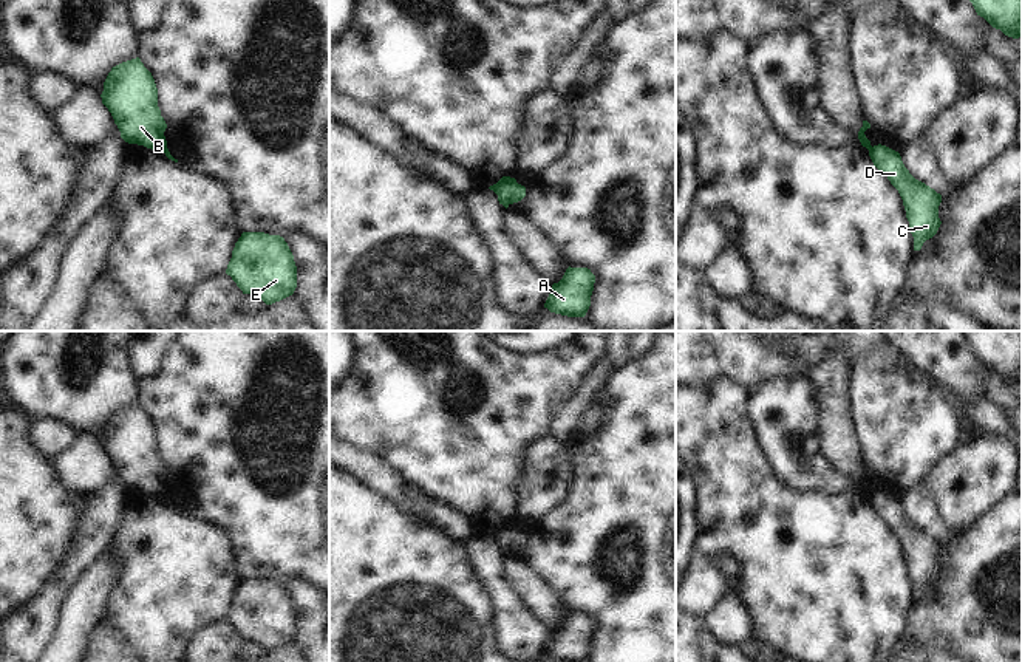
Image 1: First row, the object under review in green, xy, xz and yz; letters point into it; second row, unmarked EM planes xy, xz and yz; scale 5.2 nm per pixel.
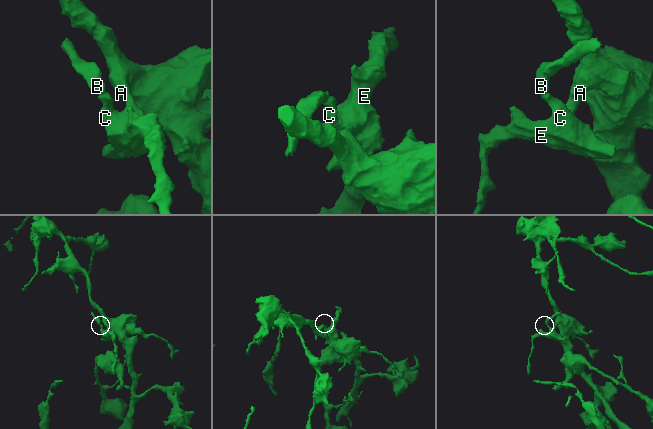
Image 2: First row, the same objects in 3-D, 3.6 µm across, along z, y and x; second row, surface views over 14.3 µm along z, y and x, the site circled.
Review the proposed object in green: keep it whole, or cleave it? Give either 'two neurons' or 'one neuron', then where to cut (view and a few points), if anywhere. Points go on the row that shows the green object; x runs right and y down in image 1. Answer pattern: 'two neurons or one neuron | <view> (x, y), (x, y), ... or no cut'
two neurons | xz (510, 178), (495, 192)

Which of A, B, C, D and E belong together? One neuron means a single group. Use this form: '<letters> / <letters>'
A C D E / B

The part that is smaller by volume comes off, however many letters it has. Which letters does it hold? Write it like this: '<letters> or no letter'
B

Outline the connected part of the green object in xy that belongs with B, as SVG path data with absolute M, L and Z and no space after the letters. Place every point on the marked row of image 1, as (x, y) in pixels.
M139 57L111 68L100 97L125 142L155 152L167 148L167 124L158 107L158 88Z

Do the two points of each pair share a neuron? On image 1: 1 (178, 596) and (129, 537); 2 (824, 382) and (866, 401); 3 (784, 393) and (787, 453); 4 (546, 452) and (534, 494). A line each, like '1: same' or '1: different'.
1: same
2: different
3: same
4: same

